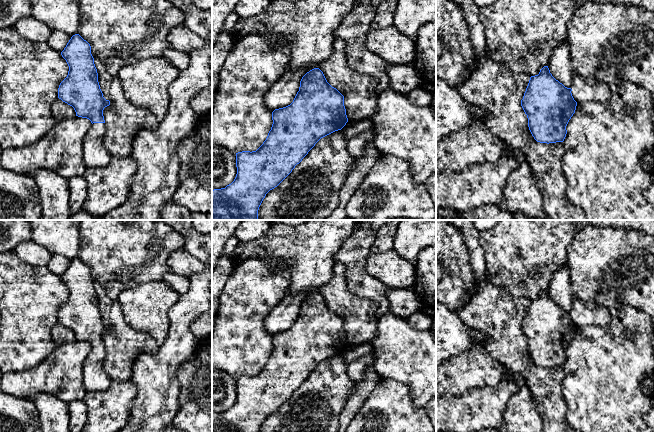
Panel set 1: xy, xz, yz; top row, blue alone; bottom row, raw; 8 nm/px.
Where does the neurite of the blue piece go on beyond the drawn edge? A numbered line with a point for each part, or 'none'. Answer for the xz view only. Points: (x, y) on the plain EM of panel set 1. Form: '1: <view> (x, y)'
none

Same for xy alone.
1: xy (95, 379)

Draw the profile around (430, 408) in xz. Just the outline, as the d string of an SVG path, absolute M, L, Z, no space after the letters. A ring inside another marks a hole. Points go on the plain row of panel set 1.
M436 395L427 402L425 411L433 427L436 429Z

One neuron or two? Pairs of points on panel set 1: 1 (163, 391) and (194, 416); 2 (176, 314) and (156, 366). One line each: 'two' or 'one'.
1: two
2: one

